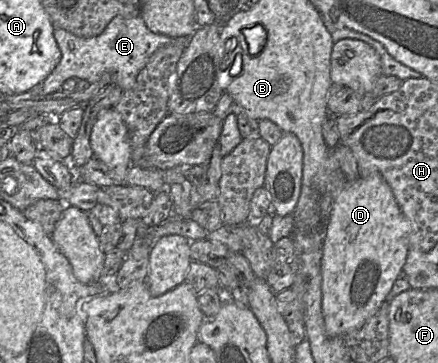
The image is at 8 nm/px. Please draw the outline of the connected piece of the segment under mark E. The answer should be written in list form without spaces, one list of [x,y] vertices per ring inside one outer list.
[[[141,16],[129,19],[114,17],[100,35],[91,38],[78,37],[57,27],[54,27],[53,34],[61,51],[61,59],[39,86],[39,94],[44,96],[60,91],[63,83],[69,78],[96,83],[106,72],[113,75],[114,83],[123,91],[132,89],[139,72],[157,49],[167,44],[183,44],[186,48],[189,39],[154,33],[147,28]]]

